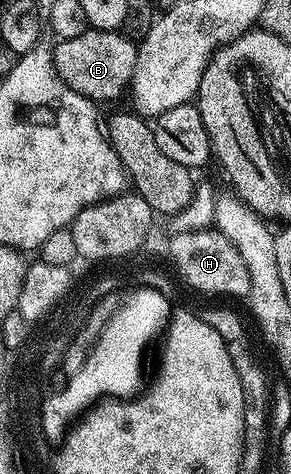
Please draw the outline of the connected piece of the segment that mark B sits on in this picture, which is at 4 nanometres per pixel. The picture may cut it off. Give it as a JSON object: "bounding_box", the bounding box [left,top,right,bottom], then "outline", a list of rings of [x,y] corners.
{"bounding_box":[53,27,137,103],"outline":[[[91,27],[83,35],[75,35],[75,39],[58,40],[53,46],[53,58],[63,83],[94,103],[117,101],[124,93],[126,96],[133,83],[137,45],[123,34],[121,31]]]}

